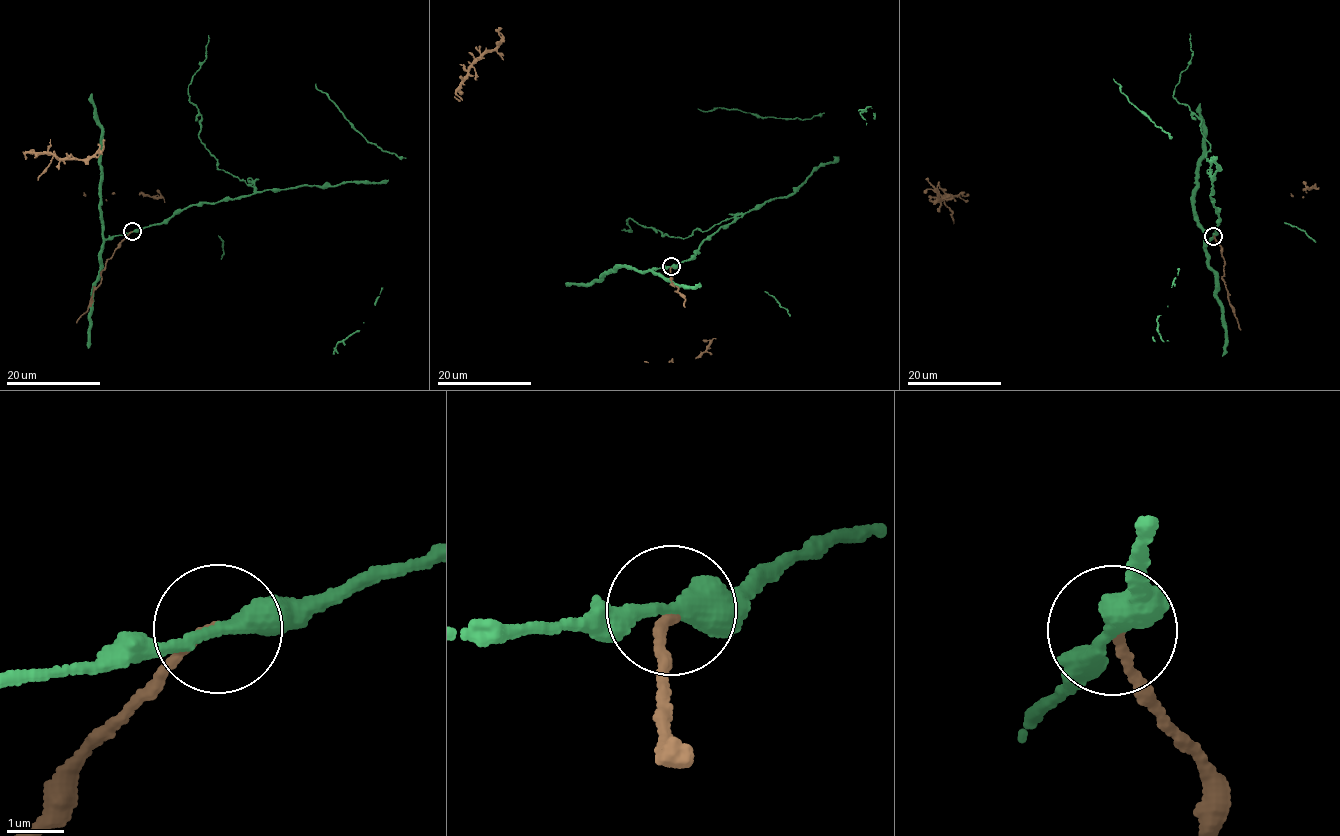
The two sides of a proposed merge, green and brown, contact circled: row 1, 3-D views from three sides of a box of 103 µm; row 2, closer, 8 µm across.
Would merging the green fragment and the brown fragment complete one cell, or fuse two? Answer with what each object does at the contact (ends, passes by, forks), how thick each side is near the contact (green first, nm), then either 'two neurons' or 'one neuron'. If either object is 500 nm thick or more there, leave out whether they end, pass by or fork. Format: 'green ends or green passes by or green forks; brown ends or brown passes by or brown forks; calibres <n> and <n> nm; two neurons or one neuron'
green passes by; brown ends; calibres 320 and 180 nm; two neurons

